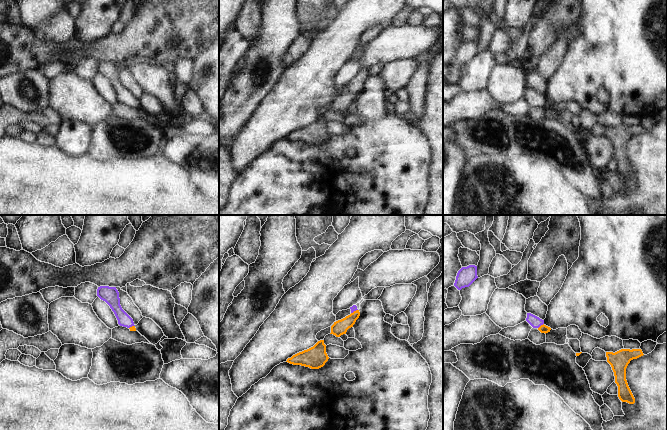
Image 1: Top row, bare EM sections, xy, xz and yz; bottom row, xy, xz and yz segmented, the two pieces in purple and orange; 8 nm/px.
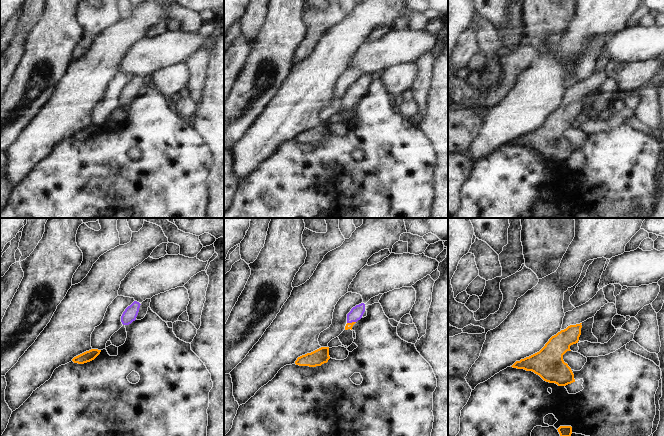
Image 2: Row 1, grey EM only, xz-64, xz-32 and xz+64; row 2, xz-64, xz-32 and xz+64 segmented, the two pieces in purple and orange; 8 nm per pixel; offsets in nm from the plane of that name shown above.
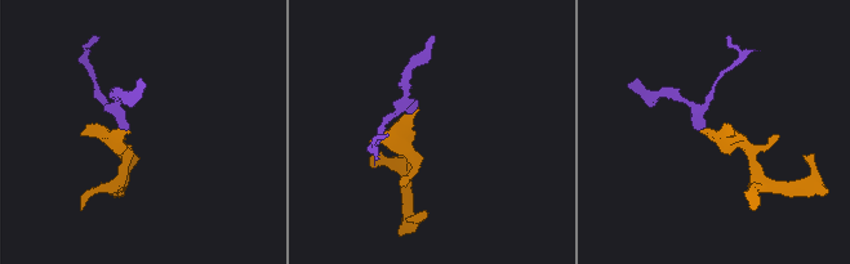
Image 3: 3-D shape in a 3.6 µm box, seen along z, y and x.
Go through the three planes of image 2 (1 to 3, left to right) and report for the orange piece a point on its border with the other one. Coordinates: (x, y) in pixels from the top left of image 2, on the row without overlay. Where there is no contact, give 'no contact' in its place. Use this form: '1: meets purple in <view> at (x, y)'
1: no contact
2: meets purple in xz-32 at (351, 98)
3: no contact

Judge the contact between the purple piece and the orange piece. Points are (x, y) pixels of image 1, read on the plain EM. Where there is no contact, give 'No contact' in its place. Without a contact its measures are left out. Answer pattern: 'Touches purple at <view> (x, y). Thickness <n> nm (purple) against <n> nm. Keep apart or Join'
Touches purple at yz (540, 101). Thickness 90 nm (purple) against 70 nm. Join.

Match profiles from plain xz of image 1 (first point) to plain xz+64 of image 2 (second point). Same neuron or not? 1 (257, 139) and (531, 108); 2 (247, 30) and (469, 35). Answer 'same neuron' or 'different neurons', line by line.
1: same neuron
2: different neurons

